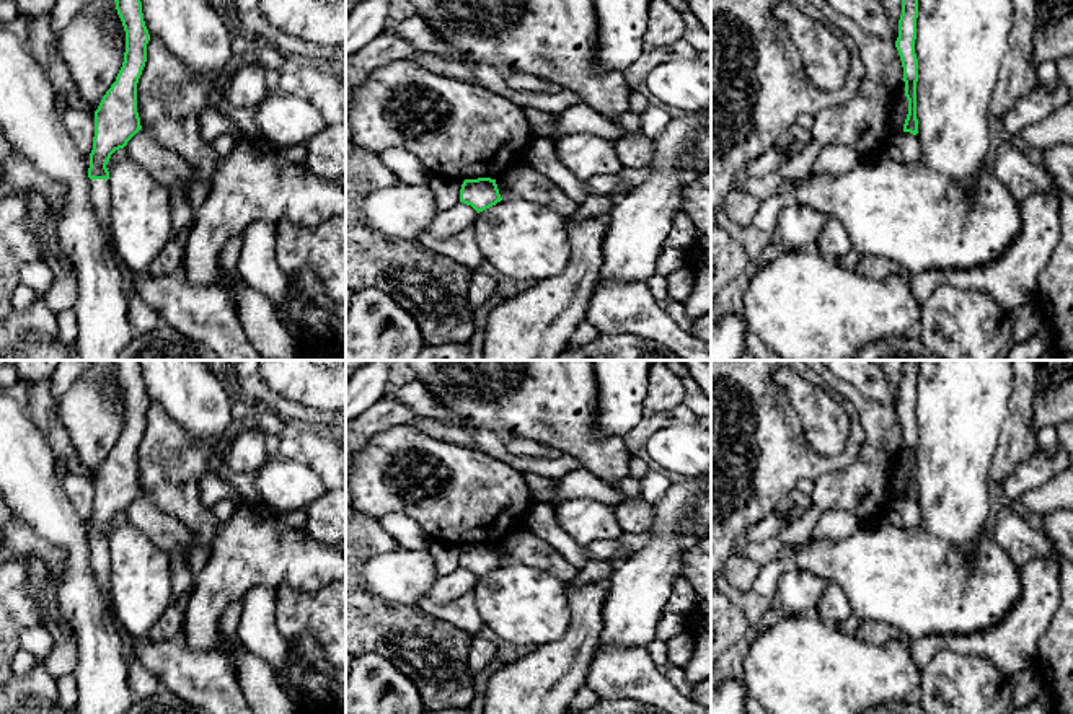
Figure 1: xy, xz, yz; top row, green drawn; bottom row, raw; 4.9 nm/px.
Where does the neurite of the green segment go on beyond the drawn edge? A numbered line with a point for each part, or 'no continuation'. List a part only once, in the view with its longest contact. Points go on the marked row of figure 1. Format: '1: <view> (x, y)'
1: xy (142, 318)

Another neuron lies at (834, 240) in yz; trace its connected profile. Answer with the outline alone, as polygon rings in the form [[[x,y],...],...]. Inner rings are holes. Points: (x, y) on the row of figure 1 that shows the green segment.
[[[825,215],[824,230],[817,240],[814,251],[822,256],[837,259],[838,256],[853,249],[853,243],[845,227],[835,217]]]

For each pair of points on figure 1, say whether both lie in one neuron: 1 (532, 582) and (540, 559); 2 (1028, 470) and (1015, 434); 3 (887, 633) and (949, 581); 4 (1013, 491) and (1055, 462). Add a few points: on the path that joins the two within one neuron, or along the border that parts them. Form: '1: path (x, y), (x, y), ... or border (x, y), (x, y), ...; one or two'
1: border (516, 561), (550, 571), (568, 584); two
2: border (1039, 449), (1024, 458), (1002, 483); two
3: border (861, 620), (881, 620), (897, 626), (905, 634); two
4: path (1023, 481), (1033, 471), (1046, 467); one

